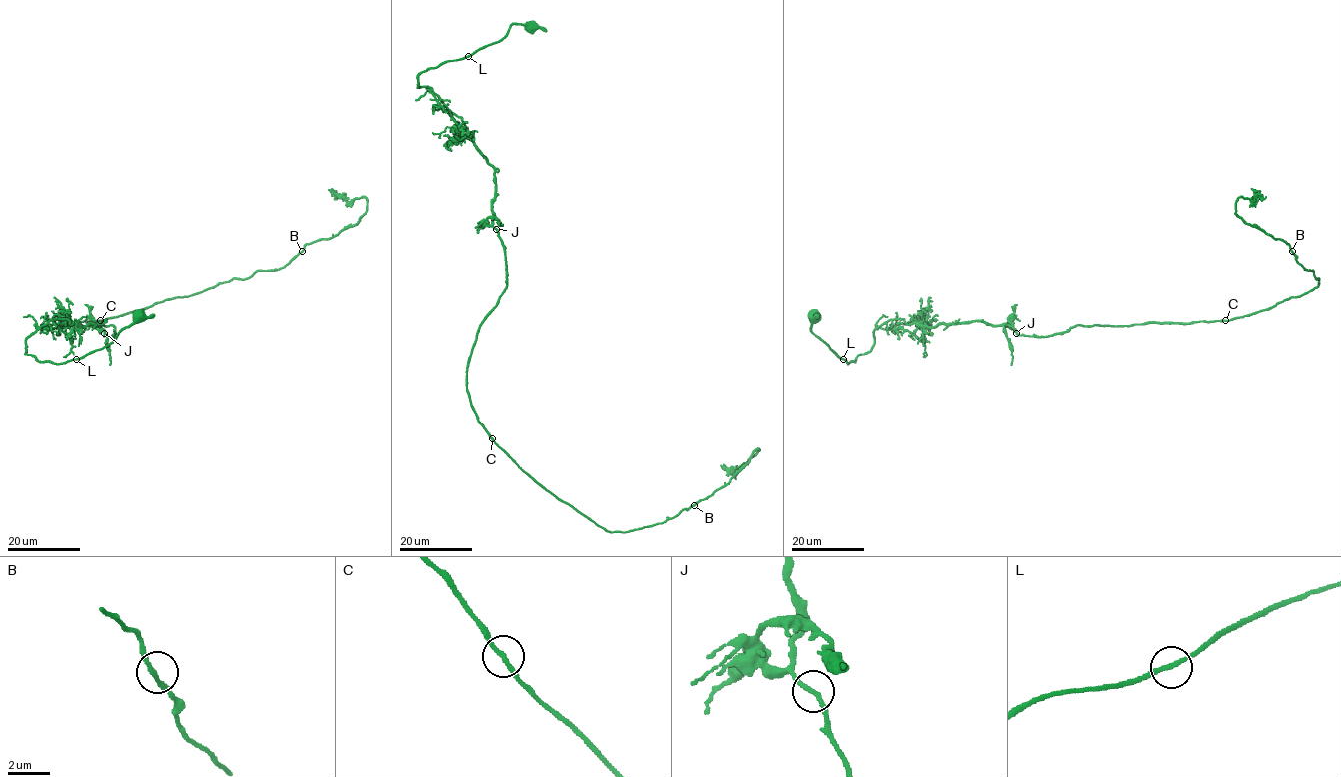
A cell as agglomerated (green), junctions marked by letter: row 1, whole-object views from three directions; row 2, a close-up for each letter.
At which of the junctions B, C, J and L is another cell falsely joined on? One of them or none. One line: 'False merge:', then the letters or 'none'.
False merge: none

